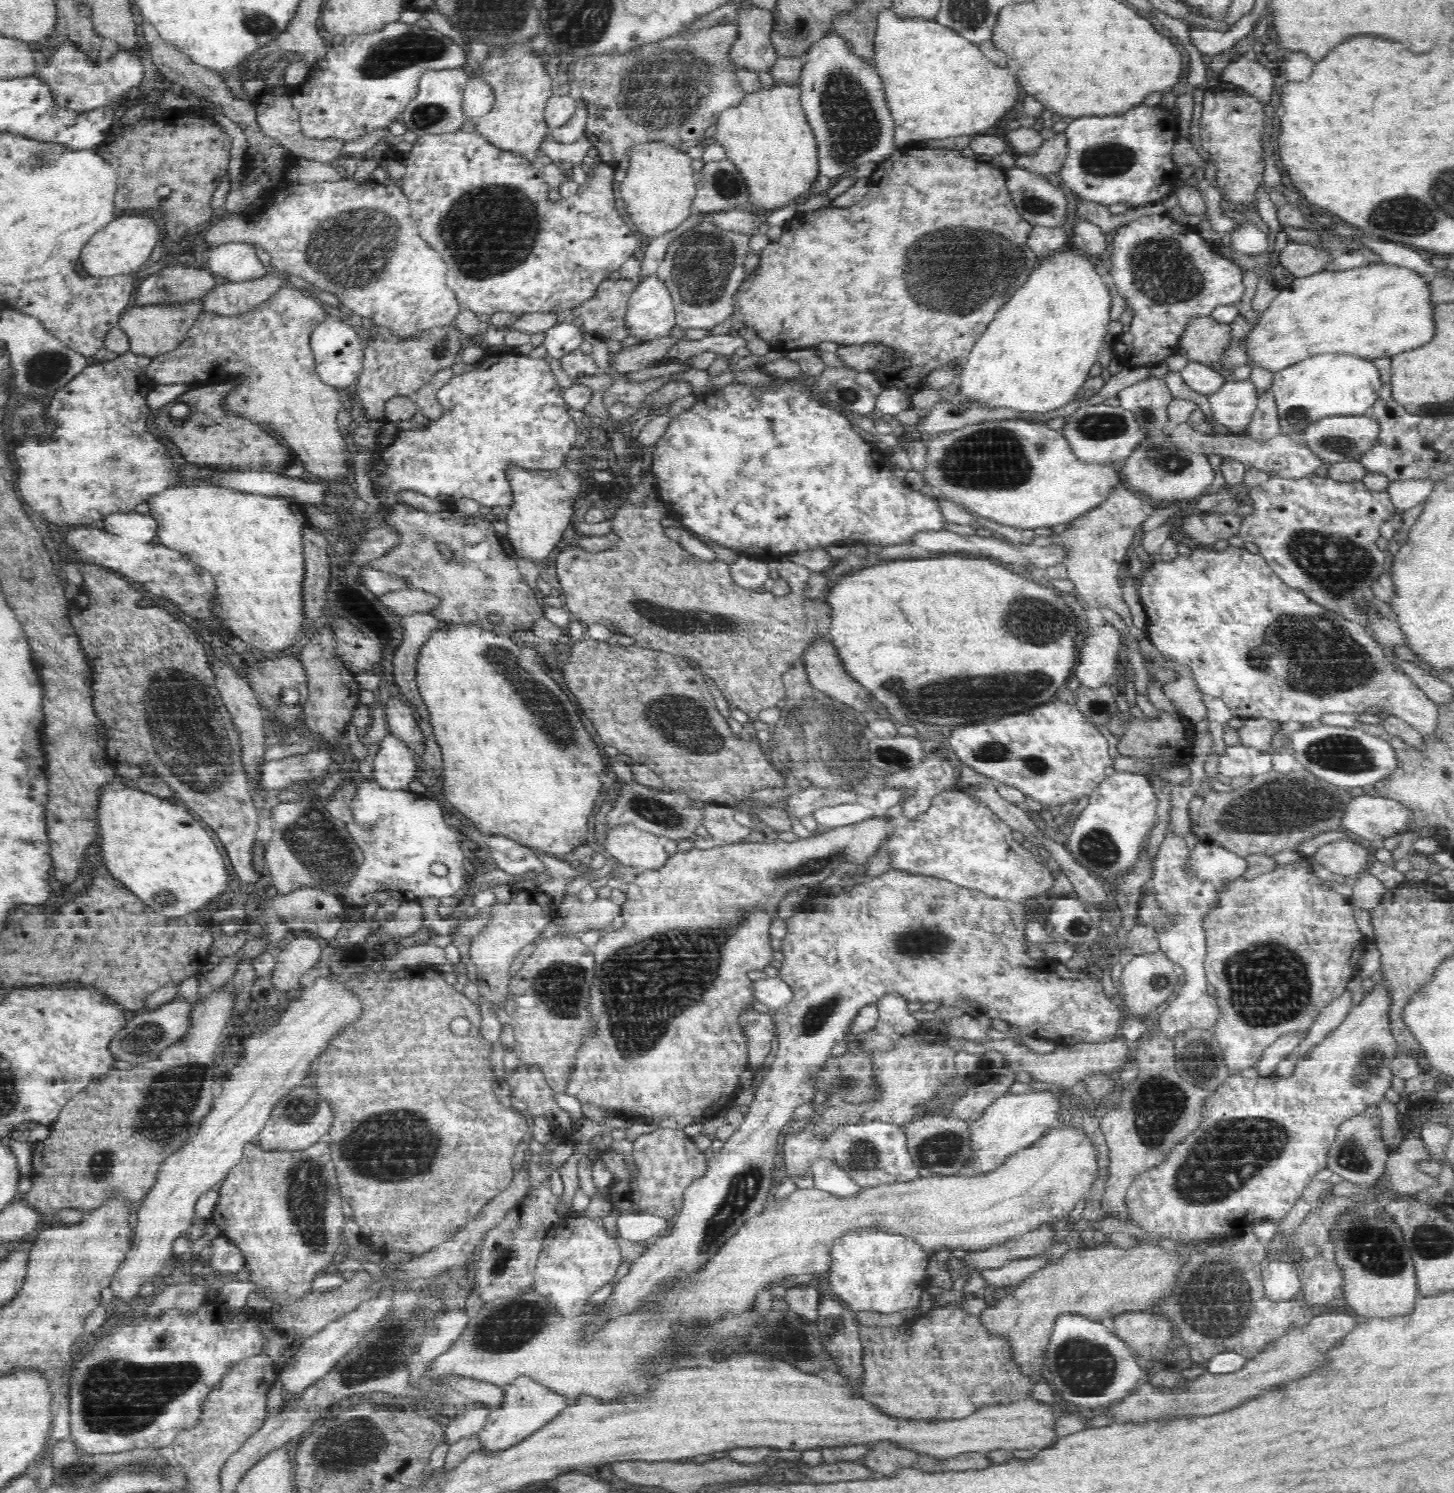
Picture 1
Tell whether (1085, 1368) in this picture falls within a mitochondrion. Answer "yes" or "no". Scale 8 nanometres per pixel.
yes

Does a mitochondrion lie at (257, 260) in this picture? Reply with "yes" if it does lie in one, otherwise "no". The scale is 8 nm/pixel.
no

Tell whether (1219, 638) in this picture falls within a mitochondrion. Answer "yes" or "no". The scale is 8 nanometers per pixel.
no

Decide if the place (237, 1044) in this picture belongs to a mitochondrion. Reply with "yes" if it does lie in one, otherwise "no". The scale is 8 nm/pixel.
no

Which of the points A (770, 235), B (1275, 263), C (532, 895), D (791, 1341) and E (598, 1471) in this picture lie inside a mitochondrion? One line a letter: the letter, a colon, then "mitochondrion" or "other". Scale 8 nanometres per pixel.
A: other
B: other
C: other
D: mitochondrion
E: other

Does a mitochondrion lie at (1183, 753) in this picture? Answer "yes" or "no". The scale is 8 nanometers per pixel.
no

